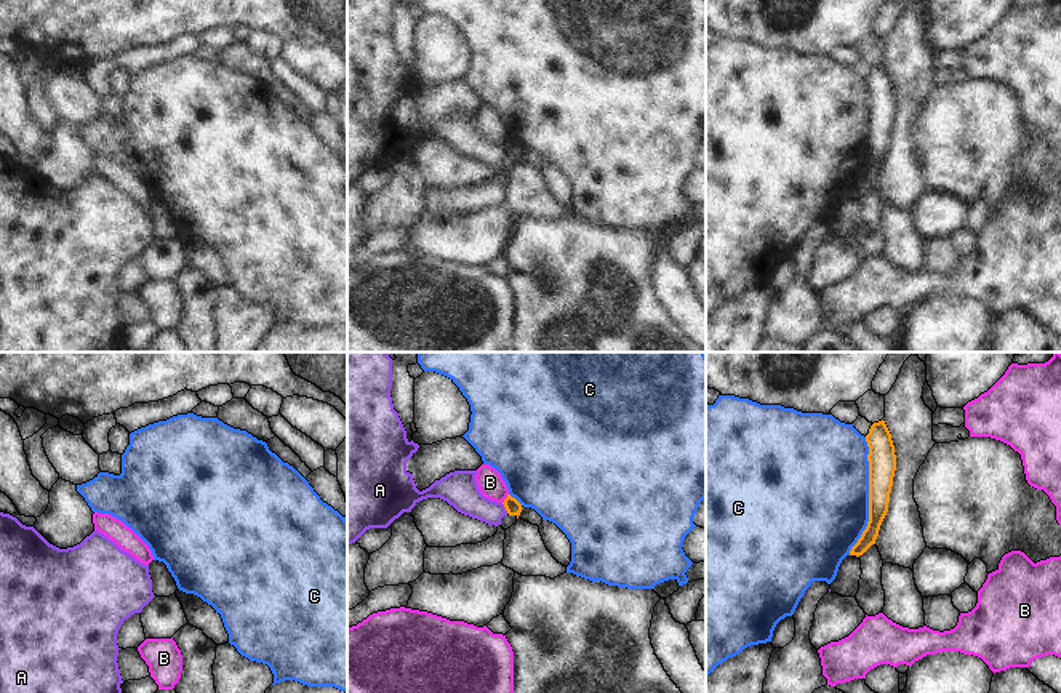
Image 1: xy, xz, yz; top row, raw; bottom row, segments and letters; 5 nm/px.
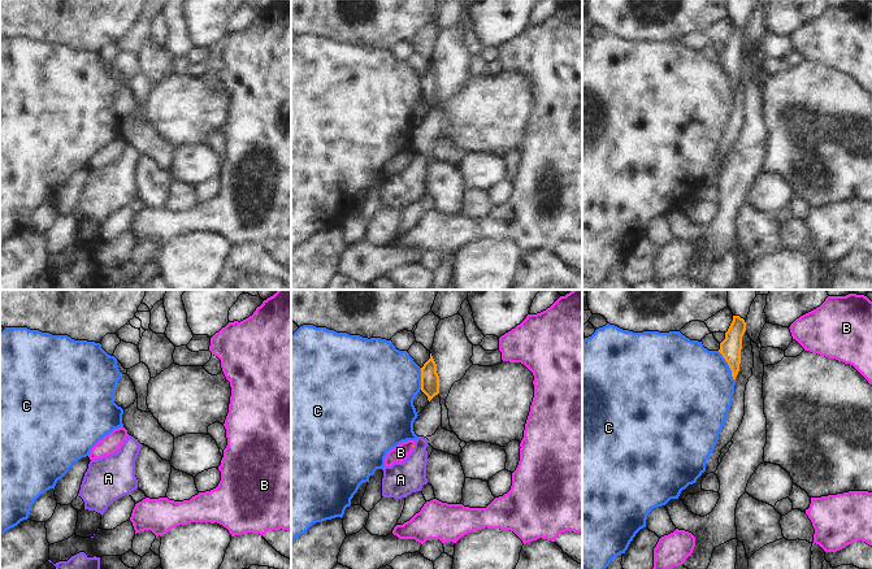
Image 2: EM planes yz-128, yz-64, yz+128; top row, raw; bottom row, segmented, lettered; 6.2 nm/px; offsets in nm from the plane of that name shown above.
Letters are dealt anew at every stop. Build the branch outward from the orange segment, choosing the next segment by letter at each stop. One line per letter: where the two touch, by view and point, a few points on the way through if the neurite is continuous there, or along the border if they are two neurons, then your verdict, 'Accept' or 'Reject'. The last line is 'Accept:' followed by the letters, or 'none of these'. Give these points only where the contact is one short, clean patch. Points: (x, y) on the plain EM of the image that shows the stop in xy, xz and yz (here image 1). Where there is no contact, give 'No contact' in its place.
A: Touches orange at xz (504, 148). Boundary: xz (501, 144), (508, 154). Reject
B: Touches orange at xz (506, 140). Boundary: xz (508, 135), (503, 144). Reject
C: Touches orange at yz (869, 138). Reject
Accept: none of these

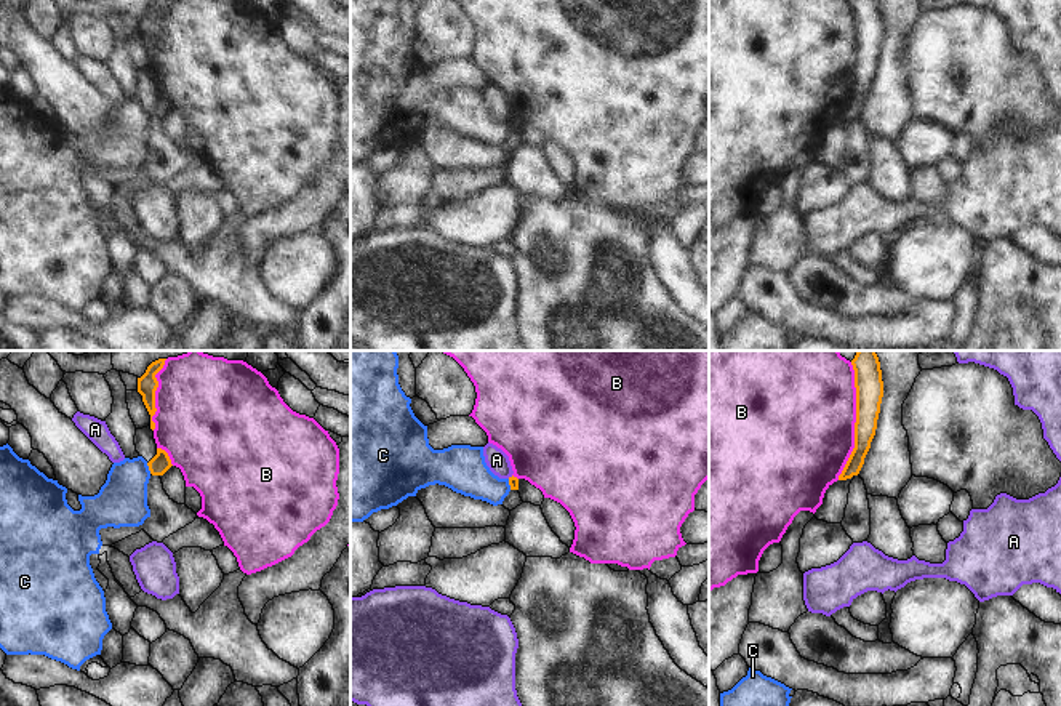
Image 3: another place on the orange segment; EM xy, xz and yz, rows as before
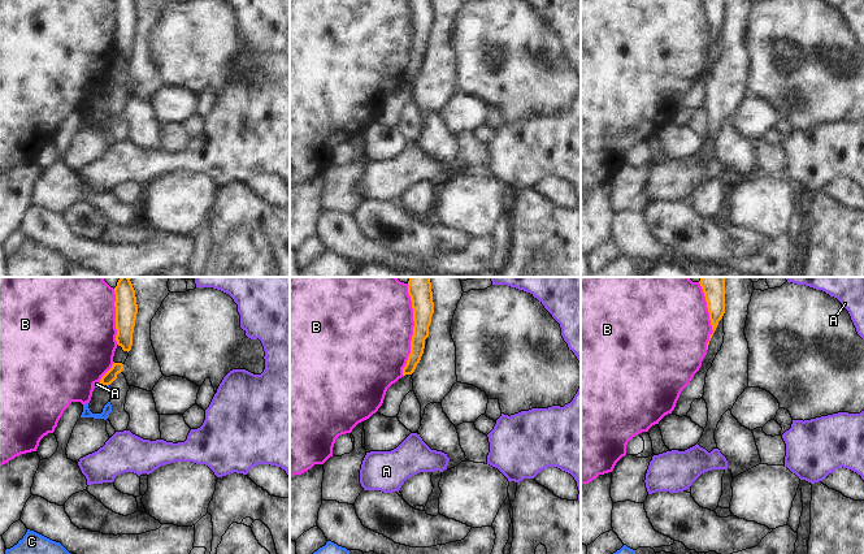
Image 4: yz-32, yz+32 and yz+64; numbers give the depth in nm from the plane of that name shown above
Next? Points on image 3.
A: Touches orange at xz (509, 119). Boundary: xz (512, 117), (508, 119). Reject
B: Touches orange at yz (856, 63). Reject
C: Touches orange at xy (149, 109). Boundary: xy (146, 104), (151, 114). Reject
Accept: none of these

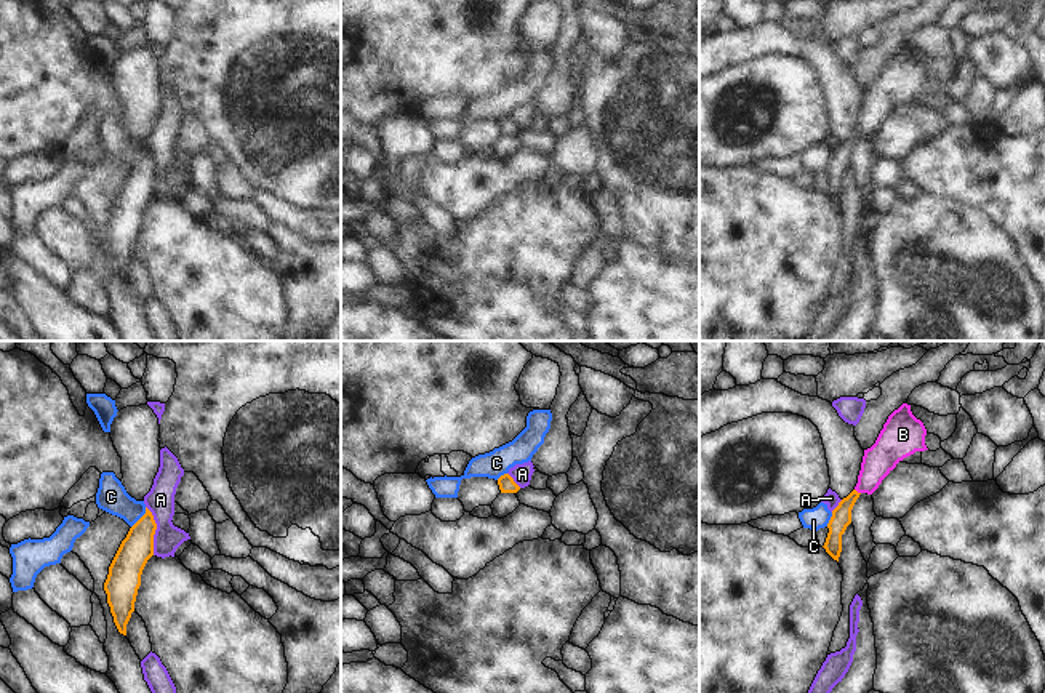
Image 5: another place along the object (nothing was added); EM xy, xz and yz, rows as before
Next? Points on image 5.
A: Touches orange at xy (156, 170). Boundary: xy (146, 148), (156, 165), (154, 196). Reject
B: Touches orange at yz (856, 133). Path across: yz (840, 160), (845, 146), (856, 133), (885, 95). Accept
C: Touches orange at xy (141, 159). Boundary: xy (146, 149), (146, 154), (132, 168). Reject
Accept: B

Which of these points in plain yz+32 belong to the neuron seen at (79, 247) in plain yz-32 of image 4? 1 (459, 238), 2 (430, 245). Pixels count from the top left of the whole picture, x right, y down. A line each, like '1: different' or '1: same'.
1: different
2: different

